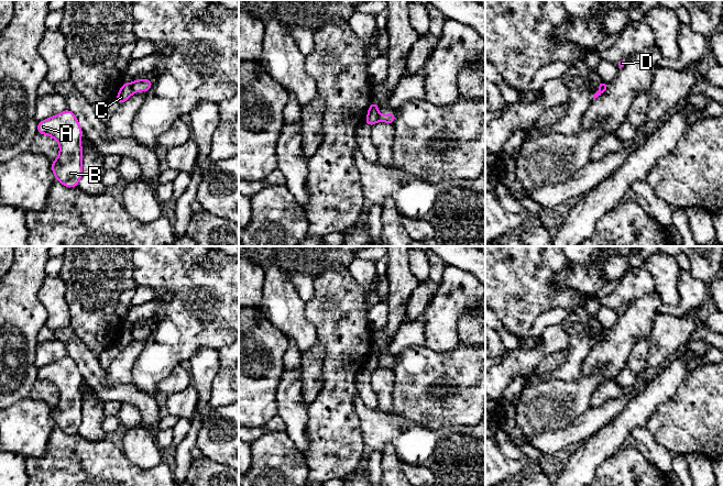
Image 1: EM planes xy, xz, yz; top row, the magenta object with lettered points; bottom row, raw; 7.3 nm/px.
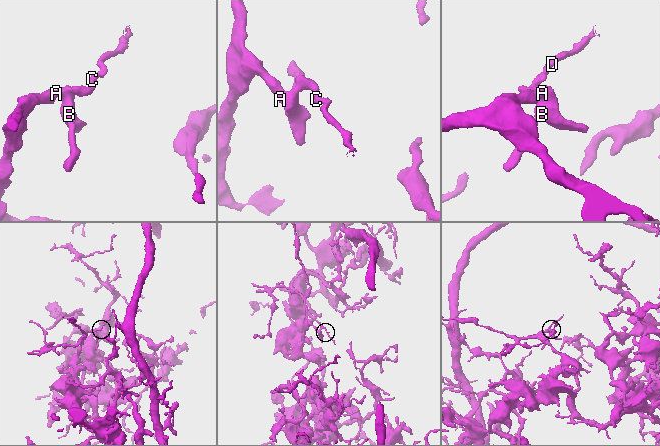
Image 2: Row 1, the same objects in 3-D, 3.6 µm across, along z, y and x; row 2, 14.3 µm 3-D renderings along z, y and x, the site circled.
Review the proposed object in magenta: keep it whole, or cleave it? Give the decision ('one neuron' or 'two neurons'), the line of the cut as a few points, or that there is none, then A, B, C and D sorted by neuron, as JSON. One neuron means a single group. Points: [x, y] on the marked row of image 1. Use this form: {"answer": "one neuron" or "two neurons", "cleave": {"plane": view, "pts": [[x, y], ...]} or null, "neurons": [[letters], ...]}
{"answer": "two neurons", "cleave": {"plane": "xy", "pts": [[130, 84], [134, 92]]}, "neurons": [["A", "B", "C"], ["D"]]}

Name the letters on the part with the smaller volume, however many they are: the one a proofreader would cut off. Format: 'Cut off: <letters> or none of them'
Cut off: D

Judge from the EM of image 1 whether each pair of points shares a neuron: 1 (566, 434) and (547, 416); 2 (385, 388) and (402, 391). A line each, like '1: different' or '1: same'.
1: different
2: different

